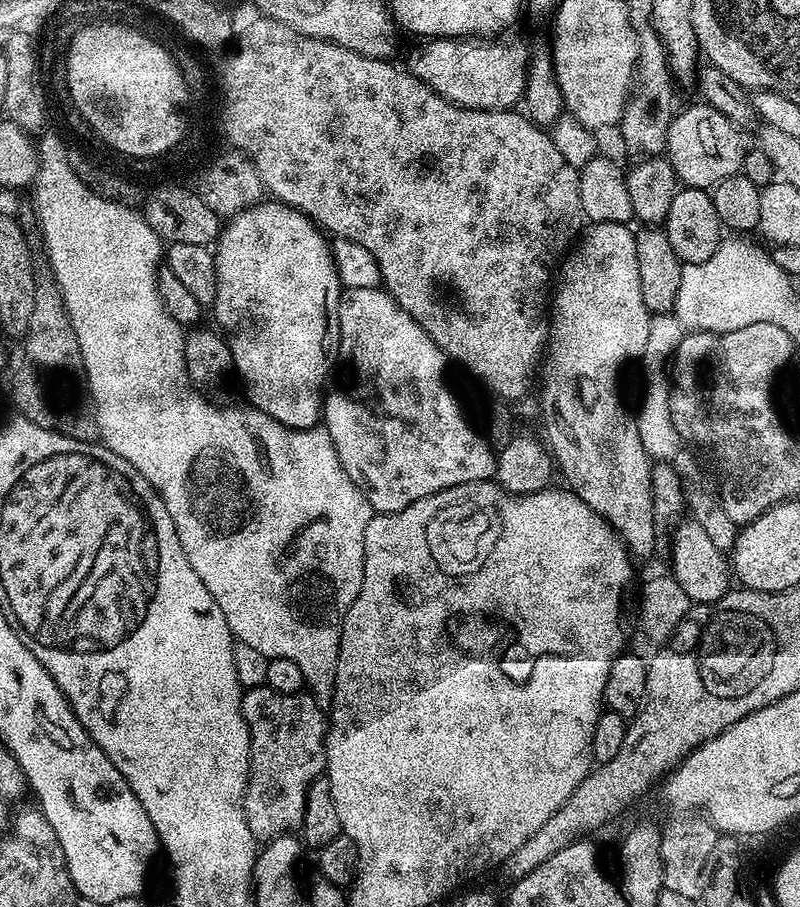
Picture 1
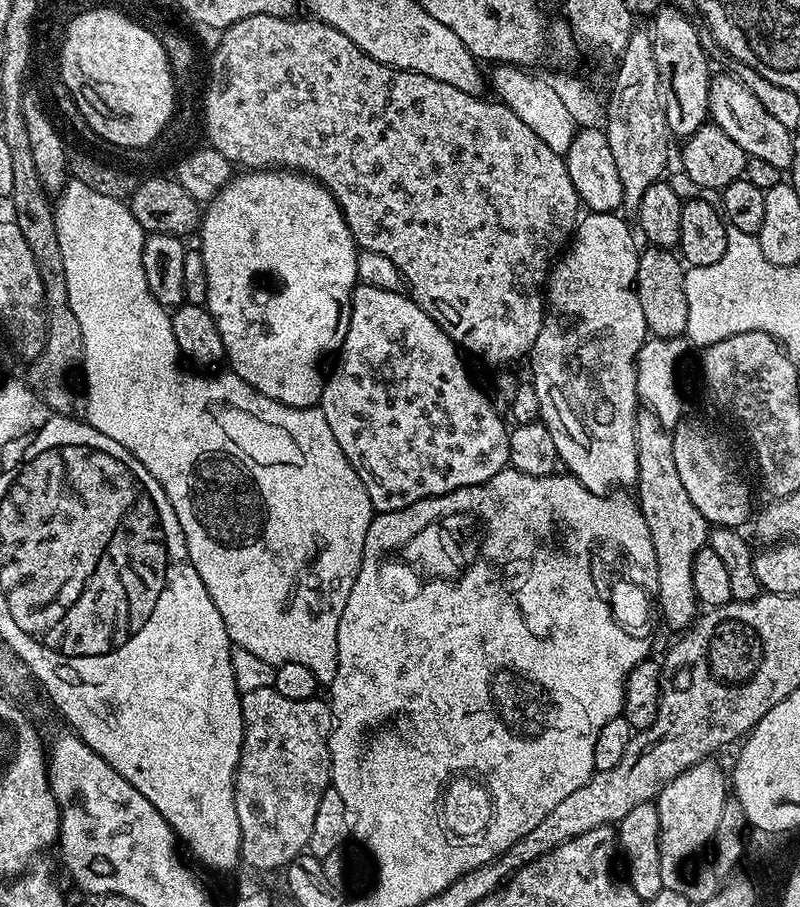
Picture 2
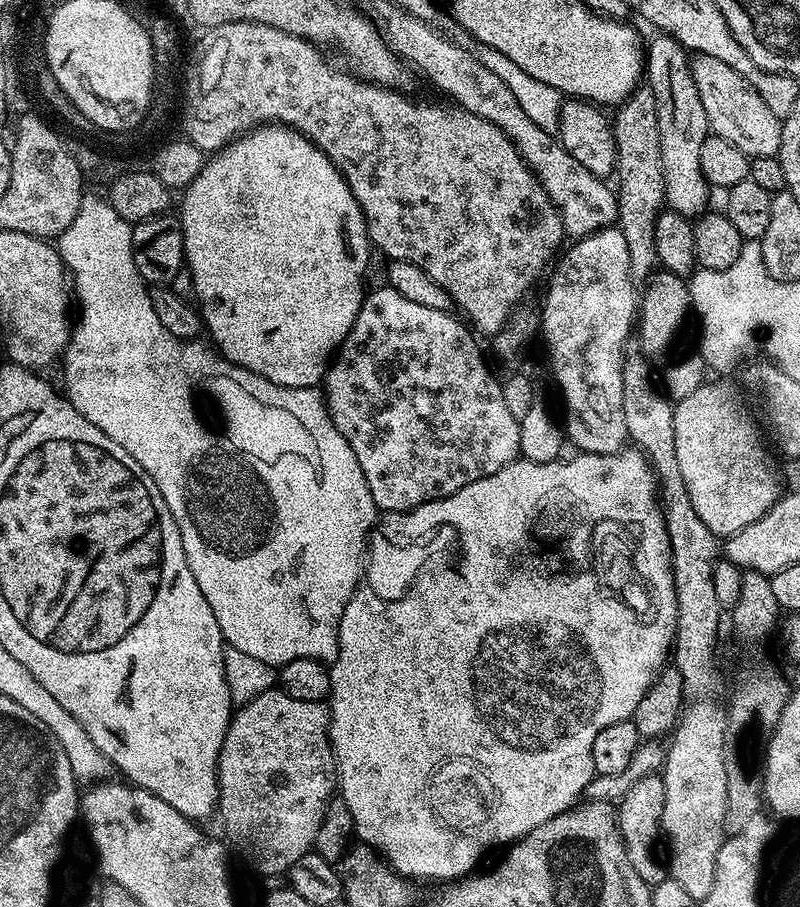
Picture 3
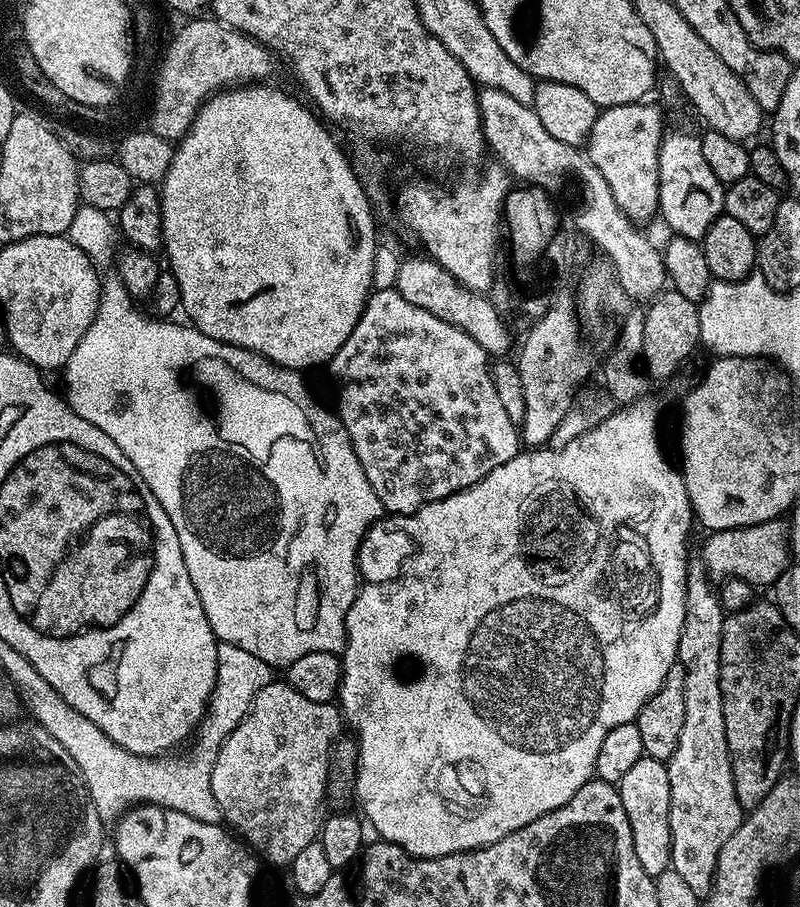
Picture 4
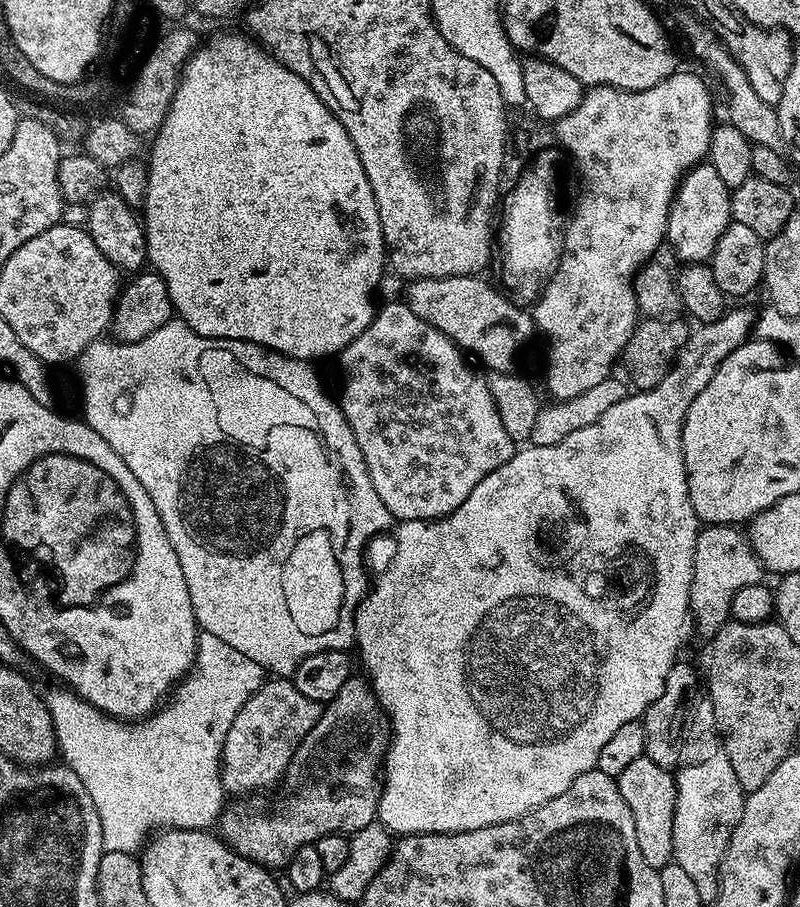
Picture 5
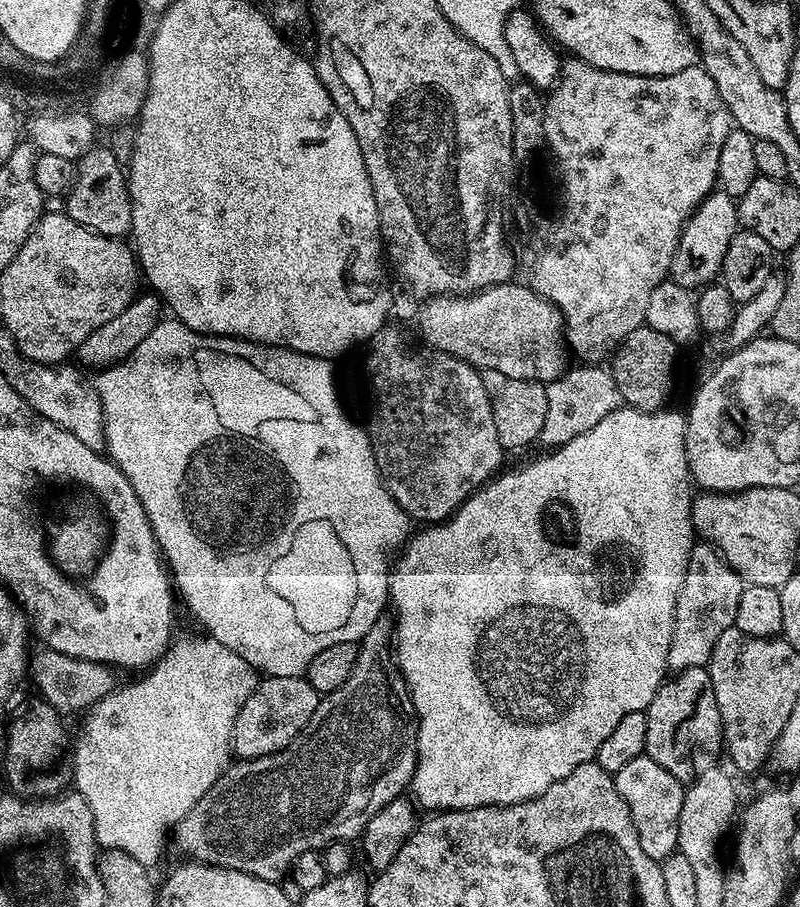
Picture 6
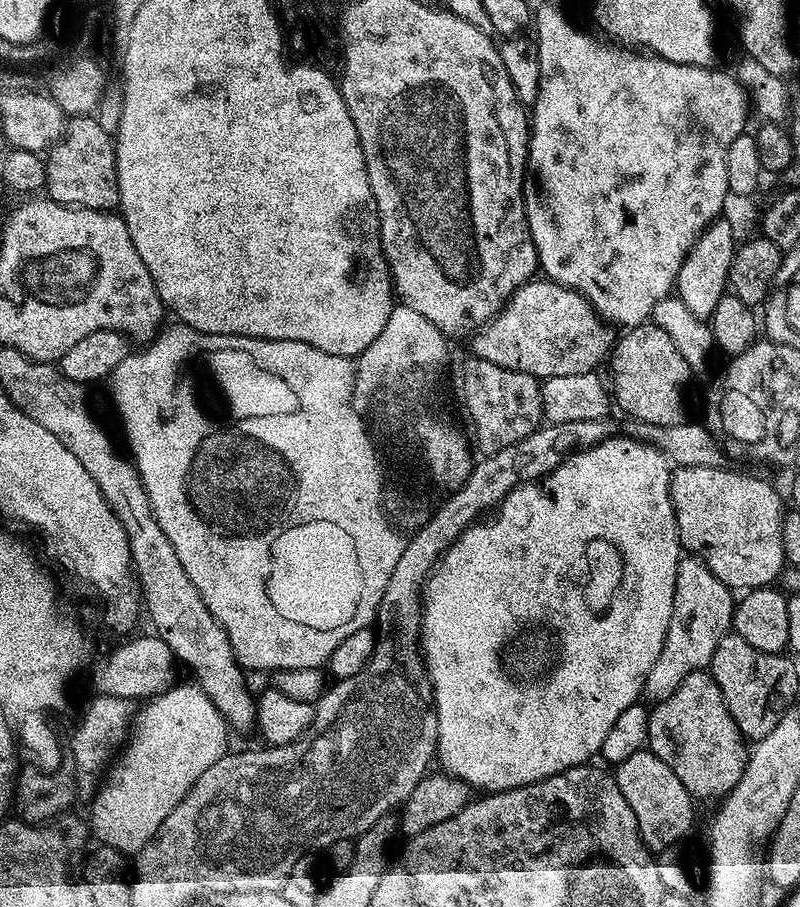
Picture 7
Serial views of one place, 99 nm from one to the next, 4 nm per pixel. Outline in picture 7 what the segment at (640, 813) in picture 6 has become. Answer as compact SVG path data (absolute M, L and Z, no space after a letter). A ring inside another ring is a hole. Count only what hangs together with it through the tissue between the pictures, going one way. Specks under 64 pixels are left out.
M651 750L630 754L626 762L615 765L614 775L622 798L634 810L640 836L649 850L663 850L681 843L680 840L692 828L692 804L694 798L682 786L678 774L655 756ZM680 840L680 841L679 841ZM657 848L657 849L656 849Z

